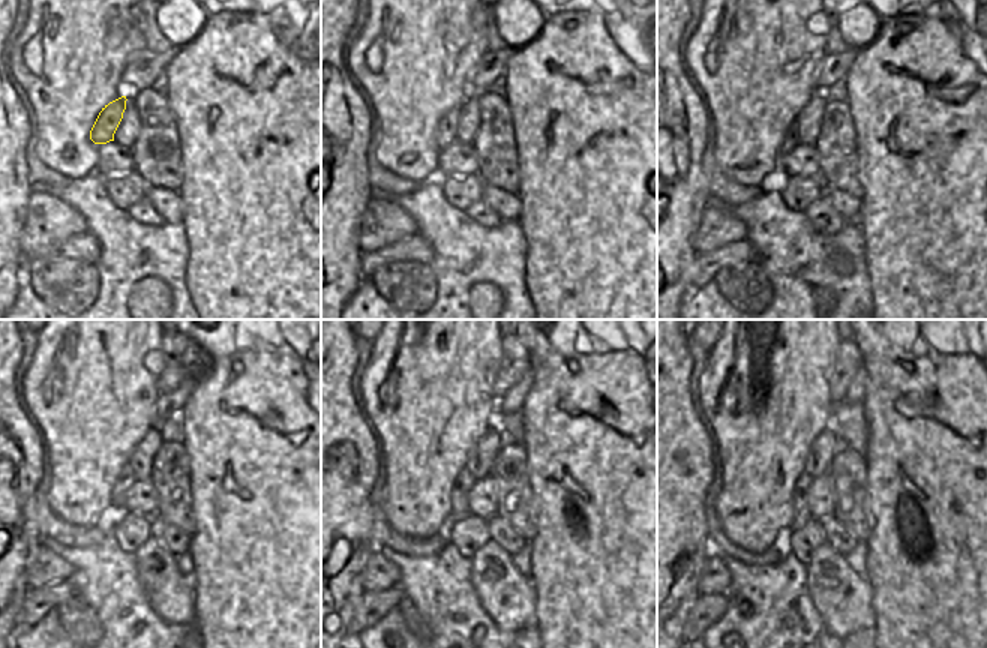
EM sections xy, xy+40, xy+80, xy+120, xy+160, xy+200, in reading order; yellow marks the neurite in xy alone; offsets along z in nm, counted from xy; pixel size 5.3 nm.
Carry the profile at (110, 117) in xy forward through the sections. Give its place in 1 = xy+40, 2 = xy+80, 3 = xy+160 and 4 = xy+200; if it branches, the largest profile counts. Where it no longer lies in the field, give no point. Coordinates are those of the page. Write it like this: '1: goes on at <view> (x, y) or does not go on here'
1: goes on at xy+40 (446, 132)
2: goes on at xy+80 (791, 141)
3: goes on at xy+160 (459, 495)
4: goes on at xy+200 (803, 483)

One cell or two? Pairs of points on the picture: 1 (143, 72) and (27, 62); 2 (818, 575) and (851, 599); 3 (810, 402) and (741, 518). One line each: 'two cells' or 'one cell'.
1: two cells
2: one cell
3: one cell

